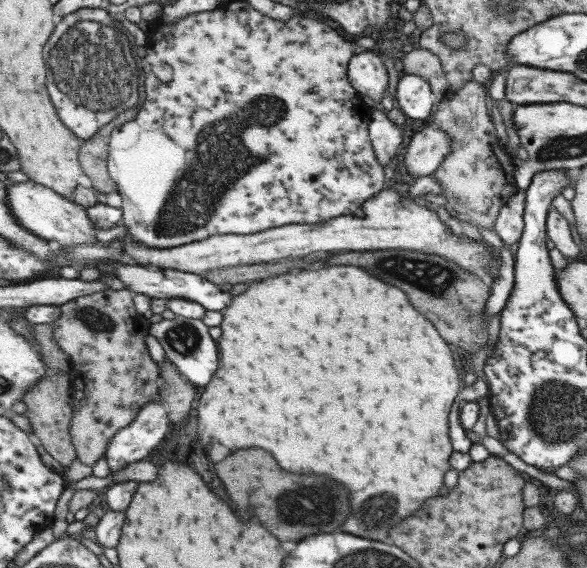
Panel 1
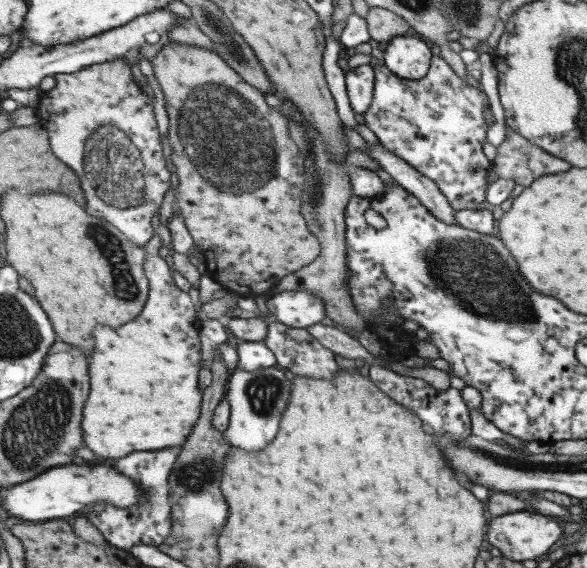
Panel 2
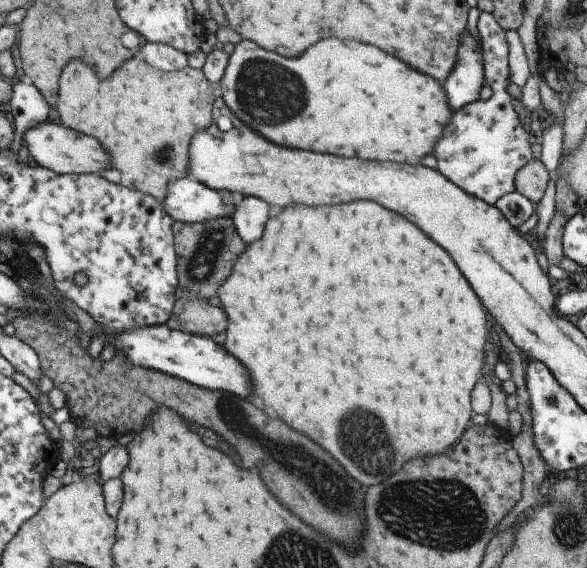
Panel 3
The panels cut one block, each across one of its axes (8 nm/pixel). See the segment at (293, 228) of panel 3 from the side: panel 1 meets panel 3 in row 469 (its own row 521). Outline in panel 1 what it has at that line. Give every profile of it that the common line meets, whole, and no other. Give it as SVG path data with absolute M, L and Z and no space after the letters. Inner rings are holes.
M347 265L331 266L331 268L301 272L295 276L295 280L285 272L283 276L279 275L279 278L267 277L255 281L249 284L243 293L232 296L230 306L225 306L220 311L221 335L215 341L218 348L219 372L215 371L209 384L203 388L203 402L199 398L197 406L193 406L192 409L197 416L197 444L201 448L207 448L213 442L229 450L255 446L261 450L269 450L269 454L283 470L295 474L317 474L335 480L349 492L349 514L341 524L341 530L375 542L383 542L387 538L389 528L395 526L399 520L407 518L409 514L413 514L415 510L419 510L423 506L421 502L440 496L444 492L443 474L450 469L449 456L453 451L447 436L449 430L447 416L451 404L456 402L460 394L458 368L453 361L449 344L445 344L441 336L435 332L435 328L409 306L405 294L401 294L397 288L389 284L385 286L385 282L377 282L377 278L365 274L365 270L357 270Z

